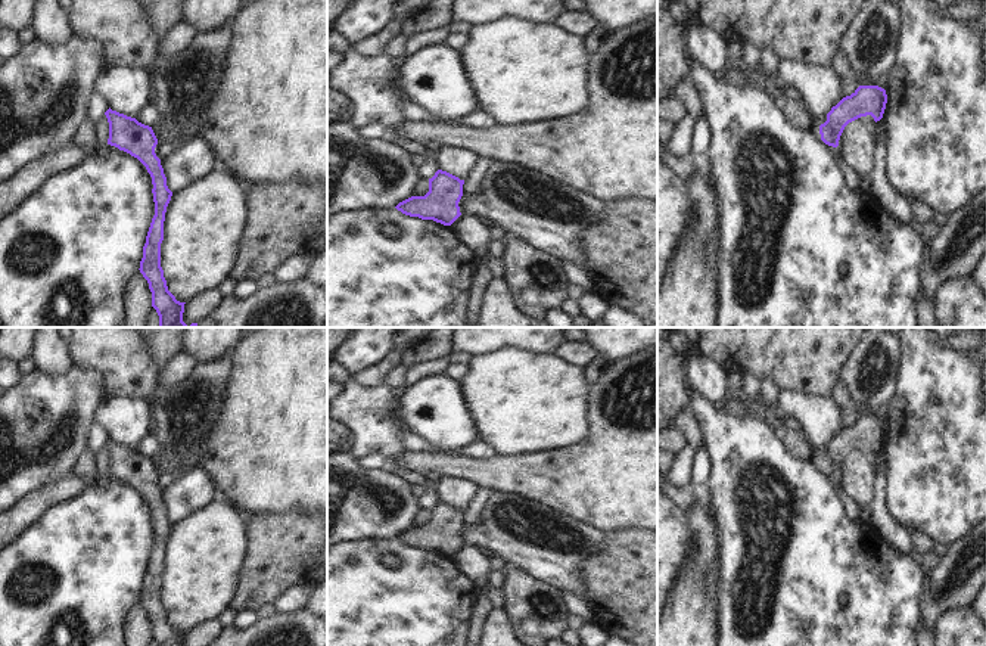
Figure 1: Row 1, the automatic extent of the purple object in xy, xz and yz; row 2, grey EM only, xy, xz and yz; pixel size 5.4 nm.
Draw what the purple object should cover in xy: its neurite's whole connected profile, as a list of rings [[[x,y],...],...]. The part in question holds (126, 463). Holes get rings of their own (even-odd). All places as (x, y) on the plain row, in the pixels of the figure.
[[[111,438],[105,445],[109,453],[108,475],[137,488],[152,507],[155,546],[146,566],[143,588],[139,599],[149,614],[152,637],[156,640],[158,646],[183,646],[186,633],[177,631],[168,621],[164,600],[161,597],[164,552],[172,522],[167,516],[161,490],[155,484],[158,469],[152,457],[139,453],[136,448],[112,441]]]

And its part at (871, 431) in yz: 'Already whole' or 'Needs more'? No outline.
Needs more

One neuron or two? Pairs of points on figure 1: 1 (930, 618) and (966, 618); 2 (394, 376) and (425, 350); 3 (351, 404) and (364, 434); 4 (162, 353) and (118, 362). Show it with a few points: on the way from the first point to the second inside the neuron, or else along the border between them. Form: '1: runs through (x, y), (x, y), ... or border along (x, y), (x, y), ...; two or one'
1: border along (970, 603), (946, 608), (939, 615), (936, 630); two
2: runs through (400, 369), (417, 353); one
3: runs through (358, 412), (364, 418), (364, 426); one
4: border along (145, 342), (156, 362), (158, 370); two

